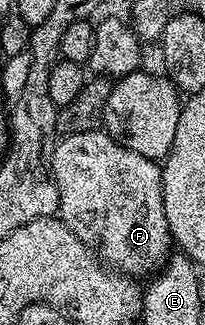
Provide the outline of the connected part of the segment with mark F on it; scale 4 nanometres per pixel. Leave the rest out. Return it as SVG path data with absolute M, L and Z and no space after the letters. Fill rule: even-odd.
M99 129L63 135L52 147L50 169L58 188L60 221L82 240L82 244L98 251L99 257L111 269L129 276L151 275L168 261L174 243L166 222L159 161L130 152L130 148L119 146L109 134Z

